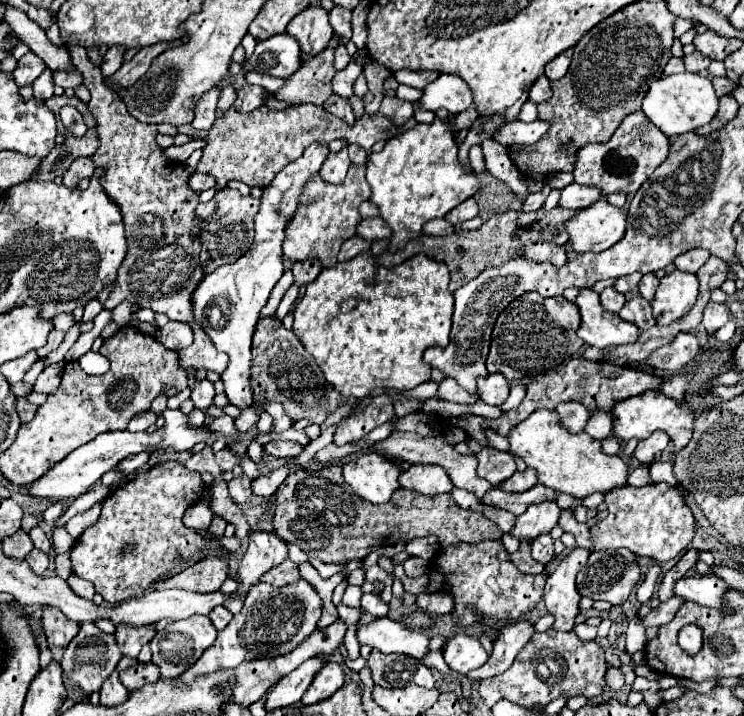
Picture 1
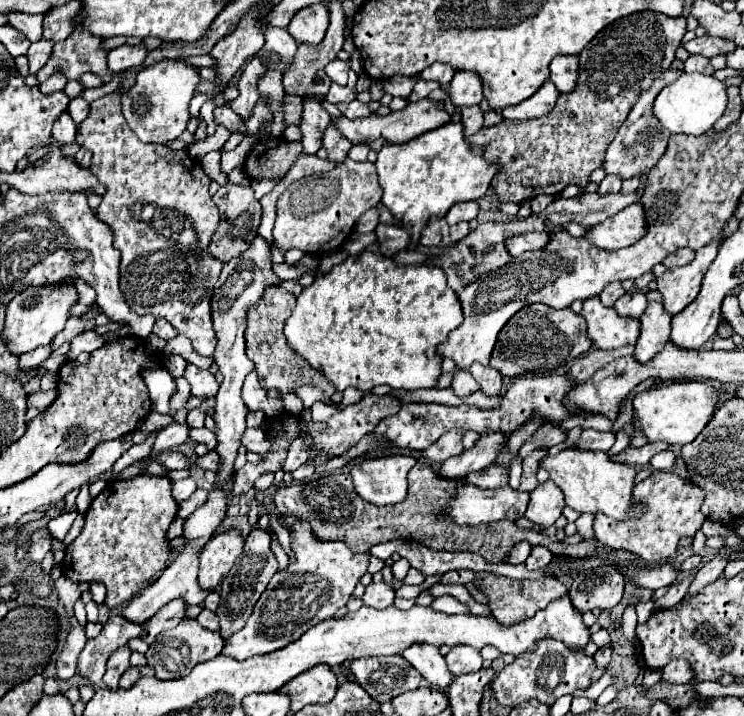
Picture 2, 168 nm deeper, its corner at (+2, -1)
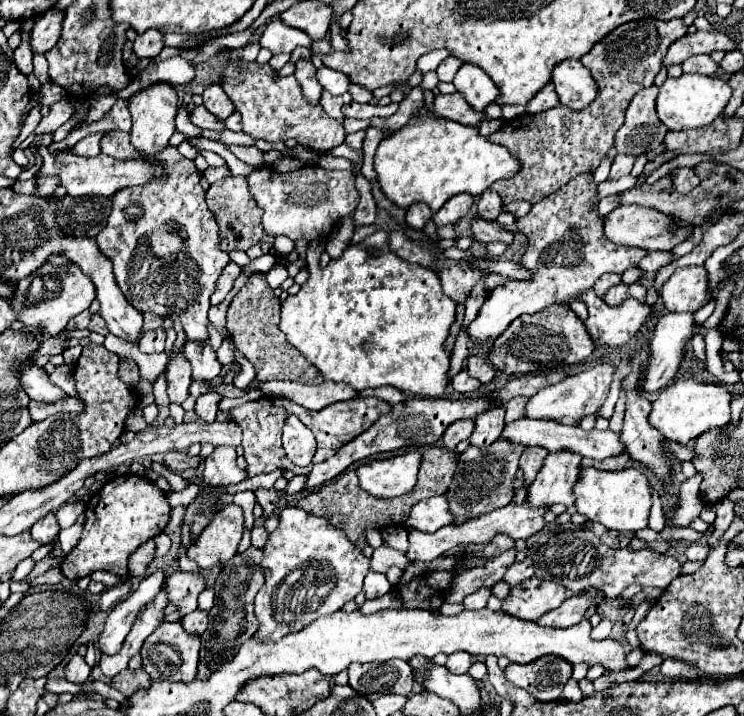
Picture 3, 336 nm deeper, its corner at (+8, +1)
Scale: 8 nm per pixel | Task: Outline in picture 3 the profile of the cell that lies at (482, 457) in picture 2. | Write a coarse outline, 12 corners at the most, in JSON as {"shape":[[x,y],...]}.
{"shape":[[495,407],[475,419],[469,437],[473,447],[497,441],[505,427],[505,407]]}

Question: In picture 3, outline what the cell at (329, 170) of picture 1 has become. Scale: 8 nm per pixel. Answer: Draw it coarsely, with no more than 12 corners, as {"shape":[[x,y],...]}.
{"shape":[[231,61],[221,85],[253,139],[329,151],[343,125],[275,81],[257,61]]}

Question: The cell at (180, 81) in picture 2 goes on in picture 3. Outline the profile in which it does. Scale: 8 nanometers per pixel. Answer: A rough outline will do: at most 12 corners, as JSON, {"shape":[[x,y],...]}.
{"shape":[[167,81],[129,99],[131,143],[155,155],[175,133],[177,91]]}

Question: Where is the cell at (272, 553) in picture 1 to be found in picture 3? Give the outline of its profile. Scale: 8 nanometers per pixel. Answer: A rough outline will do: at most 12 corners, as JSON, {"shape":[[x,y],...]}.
{"shape":[[263,549],[223,565],[211,623],[201,635],[199,679],[257,631],[253,599],[265,583]]}

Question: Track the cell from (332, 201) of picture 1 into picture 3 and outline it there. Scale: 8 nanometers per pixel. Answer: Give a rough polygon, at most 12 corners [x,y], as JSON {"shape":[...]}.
{"shape":[[257,167],[267,235],[327,239],[359,203],[351,171]]}

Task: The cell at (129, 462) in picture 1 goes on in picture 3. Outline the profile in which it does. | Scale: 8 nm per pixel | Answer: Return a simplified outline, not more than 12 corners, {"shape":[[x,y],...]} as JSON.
{"shape":[[173,349],[167,363],[167,395],[181,405],[189,397],[191,365]]}

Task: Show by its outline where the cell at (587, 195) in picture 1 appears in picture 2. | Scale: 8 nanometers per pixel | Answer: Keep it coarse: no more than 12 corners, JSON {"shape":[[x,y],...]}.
{"shape":[[607,175],[599,183],[599,193],[617,193],[621,177]]}

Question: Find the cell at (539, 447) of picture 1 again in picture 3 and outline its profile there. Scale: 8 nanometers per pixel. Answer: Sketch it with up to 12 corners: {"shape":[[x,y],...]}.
{"shape":[[581,467],[577,513],[639,531],[651,509],[639,469]]}

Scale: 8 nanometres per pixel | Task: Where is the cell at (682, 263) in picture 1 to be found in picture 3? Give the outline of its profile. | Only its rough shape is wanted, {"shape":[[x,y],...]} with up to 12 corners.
{"shape":[[649,251],[639,267],[657,271],[673,261],[671,251]]}

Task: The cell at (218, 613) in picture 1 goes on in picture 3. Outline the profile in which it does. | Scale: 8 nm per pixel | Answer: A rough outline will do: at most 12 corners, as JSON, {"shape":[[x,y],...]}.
{"shape":[[193,611],[181,619],[187,633],[201,635],[207,629],[207,613]]}

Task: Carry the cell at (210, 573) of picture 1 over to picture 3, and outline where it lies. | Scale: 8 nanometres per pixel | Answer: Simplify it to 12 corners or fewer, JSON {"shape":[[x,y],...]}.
{"shape":[[225,505],[189,547],[201,569],[227,563],[243,533],[243,509]]}

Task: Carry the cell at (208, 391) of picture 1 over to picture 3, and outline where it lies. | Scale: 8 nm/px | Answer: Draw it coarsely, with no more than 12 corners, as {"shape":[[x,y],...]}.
{"shape":[[187,341],[193,381],[213,381],[221,363],[211,345]]}

